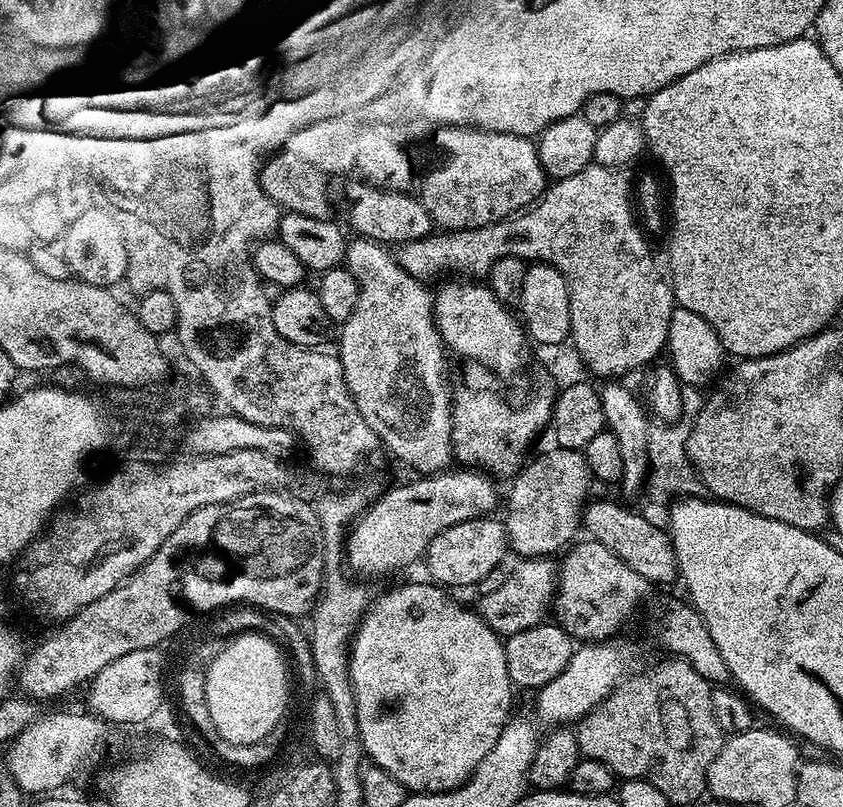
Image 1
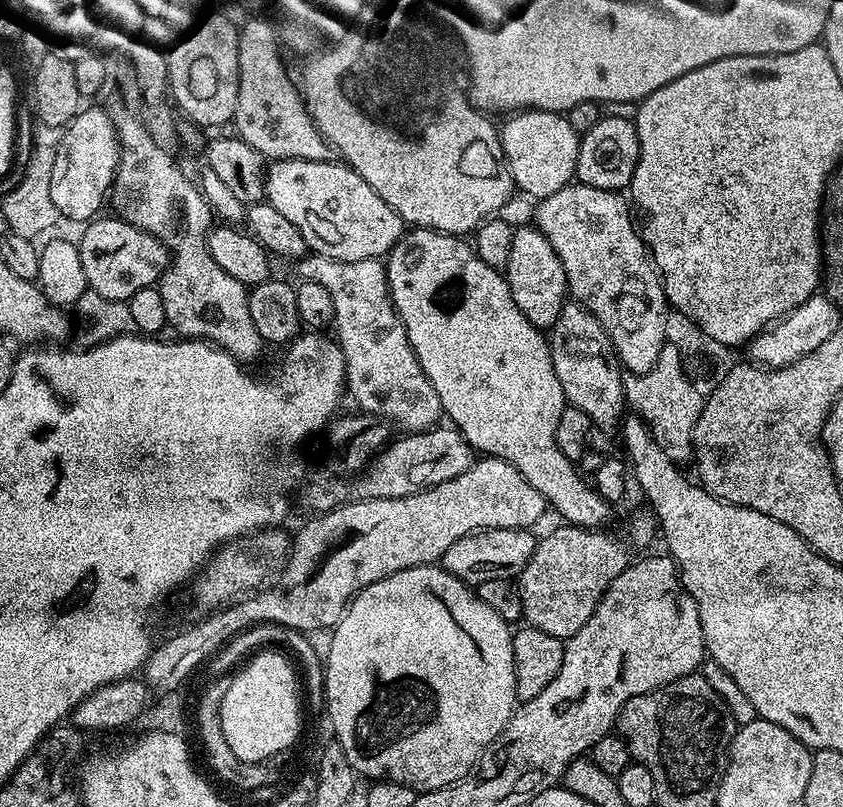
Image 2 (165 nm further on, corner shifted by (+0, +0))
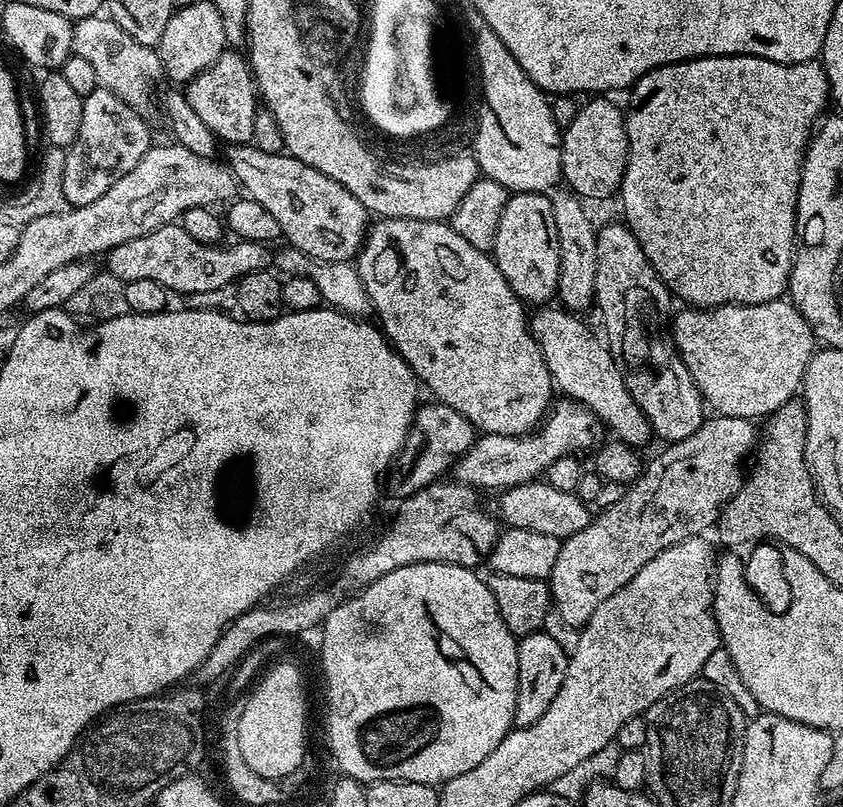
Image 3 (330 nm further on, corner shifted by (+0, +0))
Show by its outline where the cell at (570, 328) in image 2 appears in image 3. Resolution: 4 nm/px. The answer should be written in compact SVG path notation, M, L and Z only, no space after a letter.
M556 190L551 193L554 210L554 226L558 226L558 254L560 255L560 284L556 287L559 303L573 314L584 314L593 307L596 291L594 274L598 266L596 245L597 225L588 217L585 201L571 190Z

